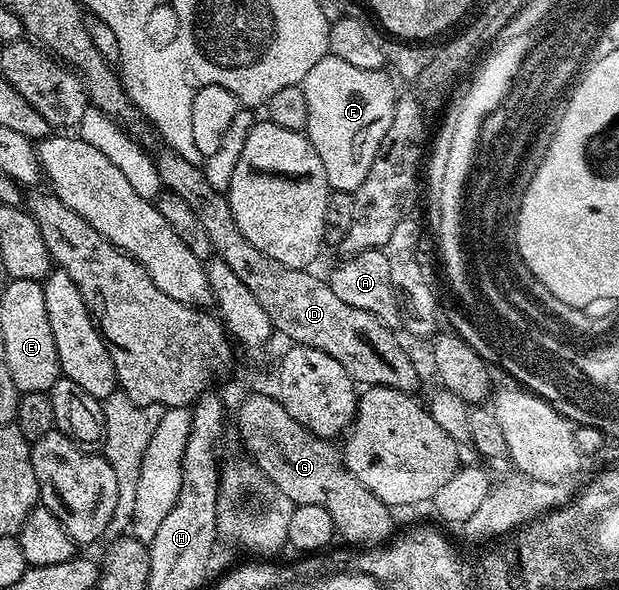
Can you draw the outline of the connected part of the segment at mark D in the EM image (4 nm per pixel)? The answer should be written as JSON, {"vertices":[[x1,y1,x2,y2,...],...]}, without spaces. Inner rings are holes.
{"vertices":[[161,148,160,154,154,157,154,173,164,184,163,188,186,199,190,211,198,215,198,223,206,230,215,256,226,259,226,263,250,292,258,298,259,305,270,315,270,323,277,334,289,337,289,342,306,347,314,347,318,351,326,351,330,359,338,359,342,367,346,367,346,375,350,375,357,386,371,387,381,385,397,389,403,393,415,394,420,385,420,373,412,362,412,357,400,346,393,330,384,325,370,311,362,311,359,307,350,307,350,303,338,299,323,276,315,277,308,269,291,269,278,259,270,259,242,231,238,231,238,223,234,223,234,211,230,211,230,203,225,194,214,191,206,179,200,165,182,159,172,149]]}

